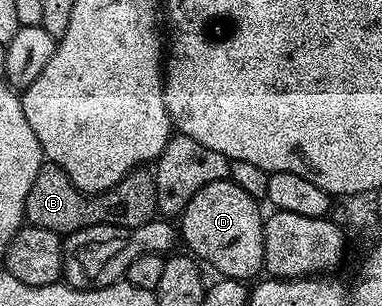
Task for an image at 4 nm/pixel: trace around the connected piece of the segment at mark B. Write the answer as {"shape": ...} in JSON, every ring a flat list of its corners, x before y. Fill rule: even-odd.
{"shape":[[43,164,32,189,28,191,25,221,32,226,48,228,60,236,89,226,129,226,131,228,155,221,158,214,156,184,149,169,133,170,120,184,102,194,84,194,72,184,70,177,58,166]]}

